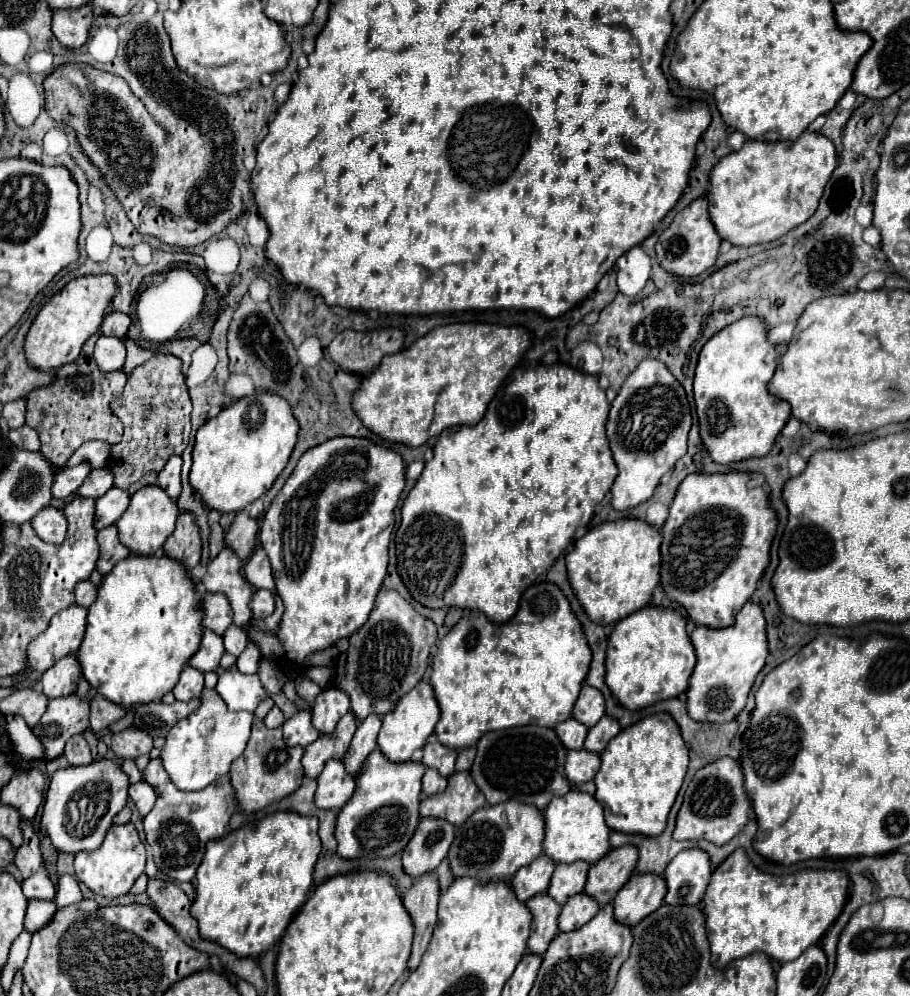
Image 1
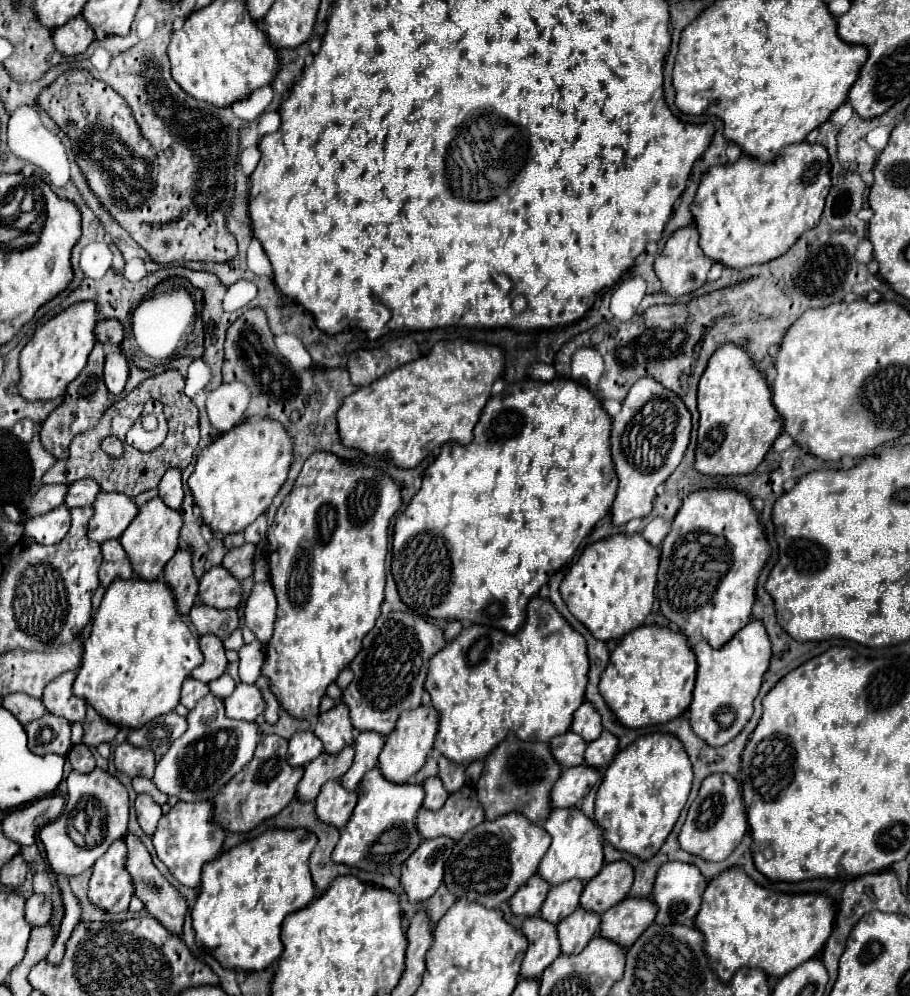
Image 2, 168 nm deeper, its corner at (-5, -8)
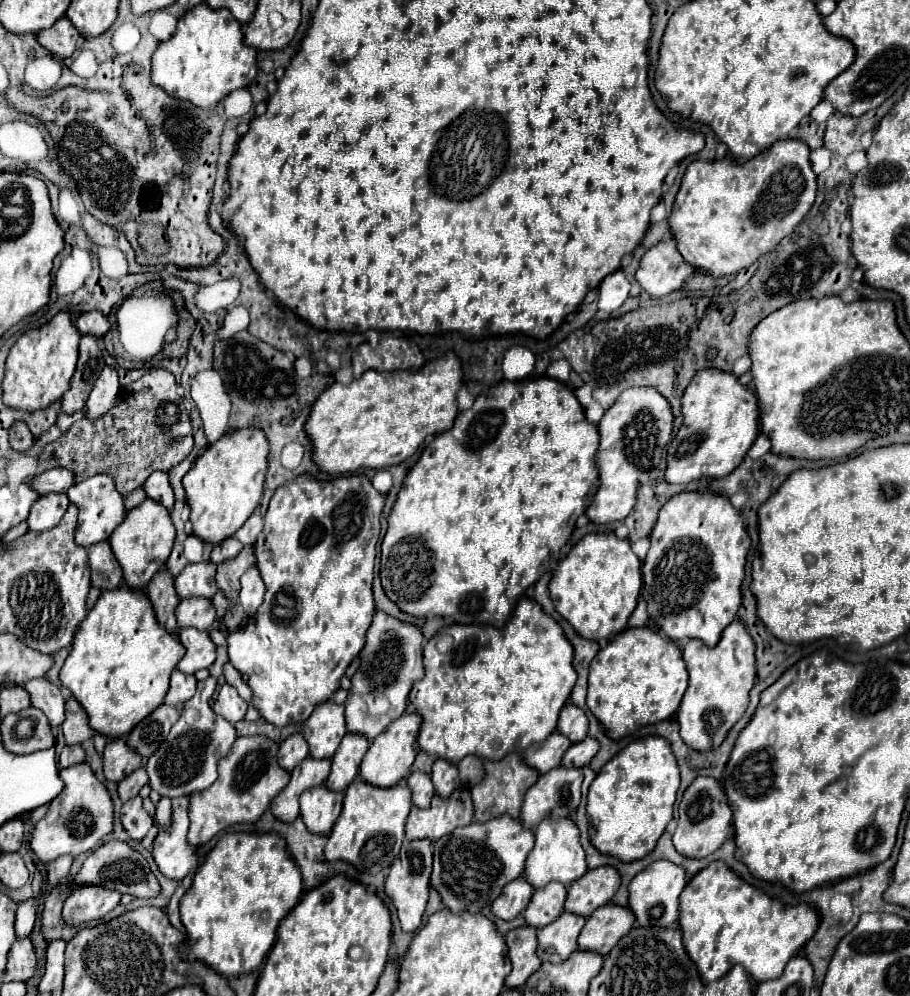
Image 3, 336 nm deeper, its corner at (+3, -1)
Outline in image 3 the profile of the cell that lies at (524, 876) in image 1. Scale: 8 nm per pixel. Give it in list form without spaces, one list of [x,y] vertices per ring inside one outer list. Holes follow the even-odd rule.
[[[519,877],[503,887],[501,895],[491,903],[491,911],[495,917],[511,921],[527,907],[531,895],[533,895],[533,887],[523,877]]]

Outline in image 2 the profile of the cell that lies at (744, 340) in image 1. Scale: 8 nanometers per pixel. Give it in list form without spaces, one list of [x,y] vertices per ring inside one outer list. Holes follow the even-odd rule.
[[[721,346],[709,360],[699,380],[699,438],[695,470],[709,476],[751,474],[771,450],[783,430],[783,418],[771,404],[771,388],[765,374],[741,346]]]

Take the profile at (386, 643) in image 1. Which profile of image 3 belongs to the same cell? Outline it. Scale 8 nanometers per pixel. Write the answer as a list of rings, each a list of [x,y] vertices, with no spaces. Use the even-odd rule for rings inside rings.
[[[375,613],[367,631],[367,643],[361,651],[361,667],[353,675],[353,687],[347,697],[347,731],[373,741],[385,727],[407,709],[407,697],[417,679],[423,677],[423,635],[417,627],[401,623],[385,613]]]

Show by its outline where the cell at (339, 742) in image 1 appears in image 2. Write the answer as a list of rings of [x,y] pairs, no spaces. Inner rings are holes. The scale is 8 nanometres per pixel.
[[[345,746],[341,754],[319,754],[315,760],[311,760],[305,766],[305,776],[301,778],[297,786],[297,798],[299,800],[315,800],[321,786],[329,780],[339,780],[353,762],[353,746]]]

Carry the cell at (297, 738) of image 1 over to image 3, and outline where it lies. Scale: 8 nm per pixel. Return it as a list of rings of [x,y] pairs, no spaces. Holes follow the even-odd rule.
[[[295,733],[291,737],[287,737],[283,743],[279,743],[279,765],[285,769],[285,771],[293,771],[293,767],[297,763],[301,763],[305,757],[309,755],[309,747],[303,739],[301,733]]]

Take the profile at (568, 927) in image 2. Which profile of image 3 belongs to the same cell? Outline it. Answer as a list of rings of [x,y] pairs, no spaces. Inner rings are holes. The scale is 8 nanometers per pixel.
[[[565,911],[561,913],[559,919],[549,923],[549,927],[539,929],[537,947],[539,947],[541,961],[561,963],[569,959],[569,955],[577,949],[577,935],[583,925],[585,925],[585,919],[581,915],[573,915]]]

